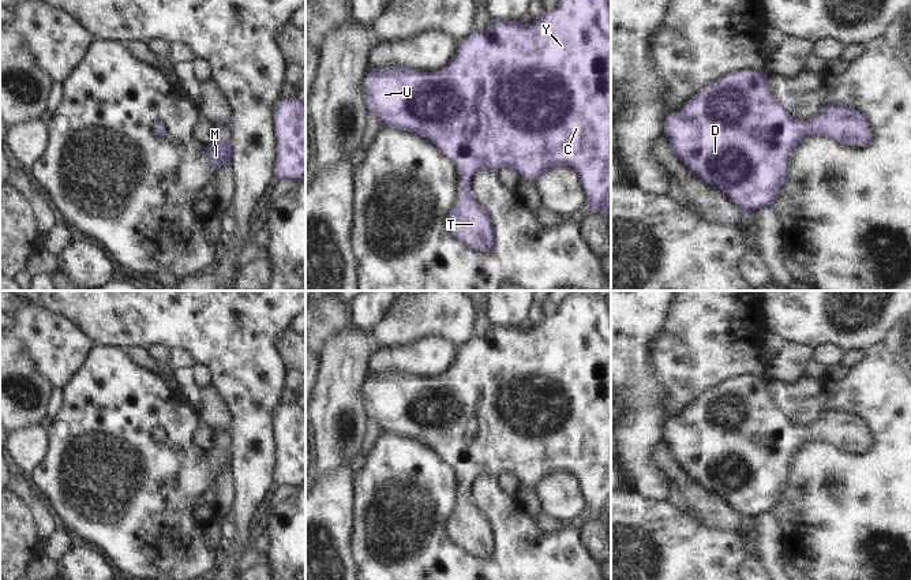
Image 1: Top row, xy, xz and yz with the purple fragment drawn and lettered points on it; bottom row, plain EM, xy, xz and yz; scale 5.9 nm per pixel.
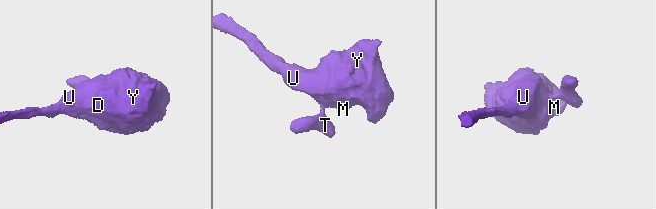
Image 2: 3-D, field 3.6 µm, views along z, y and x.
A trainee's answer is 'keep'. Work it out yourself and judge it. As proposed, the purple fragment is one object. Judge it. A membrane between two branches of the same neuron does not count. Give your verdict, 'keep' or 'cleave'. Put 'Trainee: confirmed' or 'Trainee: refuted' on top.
Trainee: confirmed
keep

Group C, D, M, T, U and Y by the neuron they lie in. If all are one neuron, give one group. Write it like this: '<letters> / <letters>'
C D M T U Y

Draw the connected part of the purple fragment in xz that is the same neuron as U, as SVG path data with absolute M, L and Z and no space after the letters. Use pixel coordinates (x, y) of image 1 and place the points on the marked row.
M559 0L554 11L546 12L529 26L517 20L491 19L483 31L475 31L460 41L458 55L450 64L438 72L423 72L405 67L371 68L364 83L364 93L372 113L385 127L397 127L434 142L454 165L458 166L460 195L449 216L451 233L462 243L476 250L494 250L496 246L492 221L476 198L472 195L472 176L480 169L499 172L501 168L511 168L525 179L537 180L547 171L558 165L570 165L582 179L589 197L591 209L608 213L611 210L611 0Z

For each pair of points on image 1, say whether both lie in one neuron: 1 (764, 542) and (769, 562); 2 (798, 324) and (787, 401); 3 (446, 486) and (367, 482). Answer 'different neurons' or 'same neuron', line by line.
1: same neuron
2: different neurons
3: same neuron

